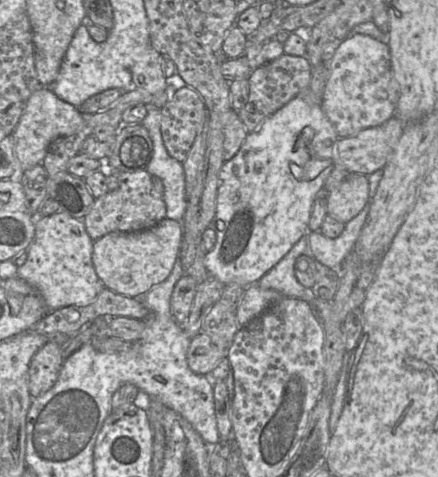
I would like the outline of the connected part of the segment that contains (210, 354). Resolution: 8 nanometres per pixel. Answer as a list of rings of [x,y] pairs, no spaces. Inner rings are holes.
[[[201,332],[190,341],[187,364],[194,373],[211,378],[211,371],[227,354],[227,350],[218,347],[210,336]]]

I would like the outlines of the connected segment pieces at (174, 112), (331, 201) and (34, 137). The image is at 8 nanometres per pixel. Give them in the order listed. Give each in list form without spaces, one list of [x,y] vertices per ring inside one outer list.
[[[184,85],[172,89],[161,110],[161,136],[168,154],[183,163],[202,128],[205,104],[199,93]]]
[[[349,174],[327,194],[327,214],[344,224],[365,206],[369,193],[364,174]]]
[[[41,86],[27,99],[19,122],[11,133],[16,157],[23,171],[42,164],[49,145],[59,137],[77,133],[83,125],[84,115],[79,109],[60,98],[49,87]]]

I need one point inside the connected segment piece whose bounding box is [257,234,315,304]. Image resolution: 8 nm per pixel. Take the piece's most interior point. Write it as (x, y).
(281, 277)

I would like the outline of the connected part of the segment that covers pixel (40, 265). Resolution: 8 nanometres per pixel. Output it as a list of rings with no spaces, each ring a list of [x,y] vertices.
[[[62,212],[37,216],[35,235],[27,249],[27,260],[18,267],[17,277],[38,291],[48,311],[67,306],[88,306],[105,288],[93,266],[93,242],[83,220]]]

